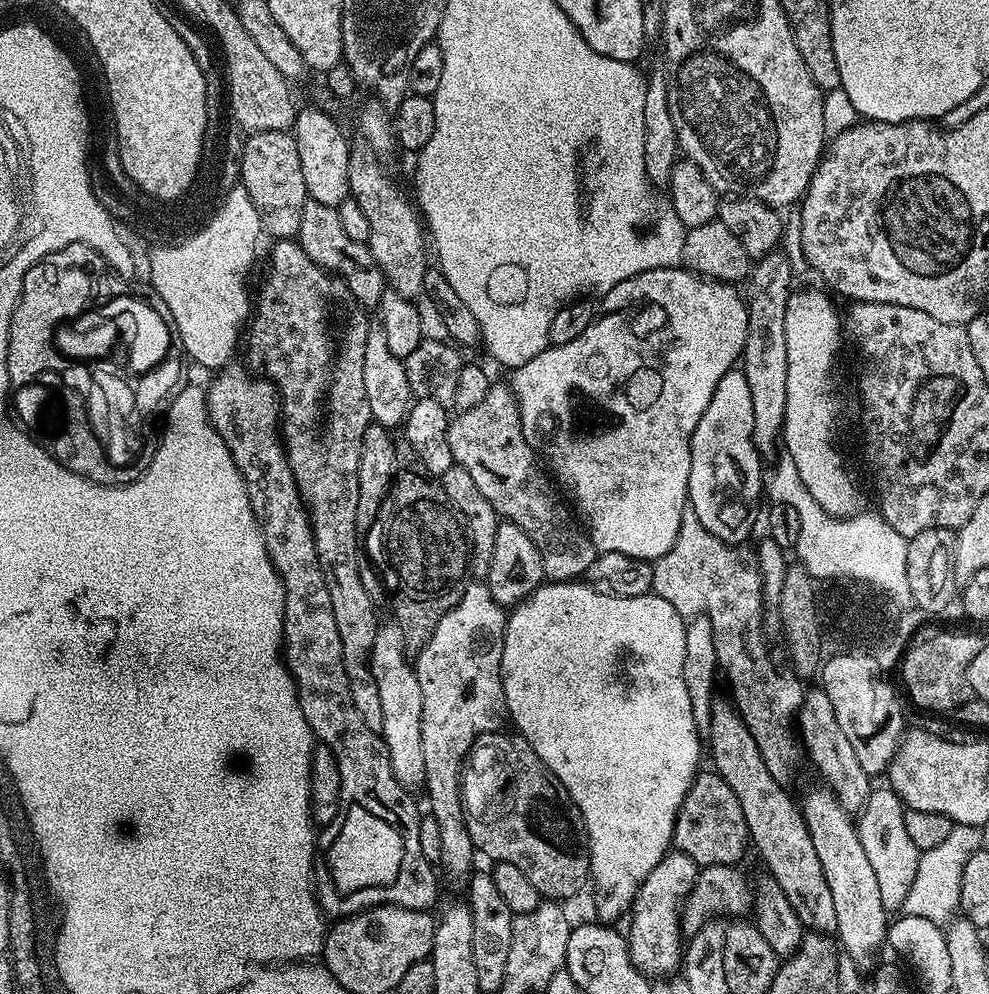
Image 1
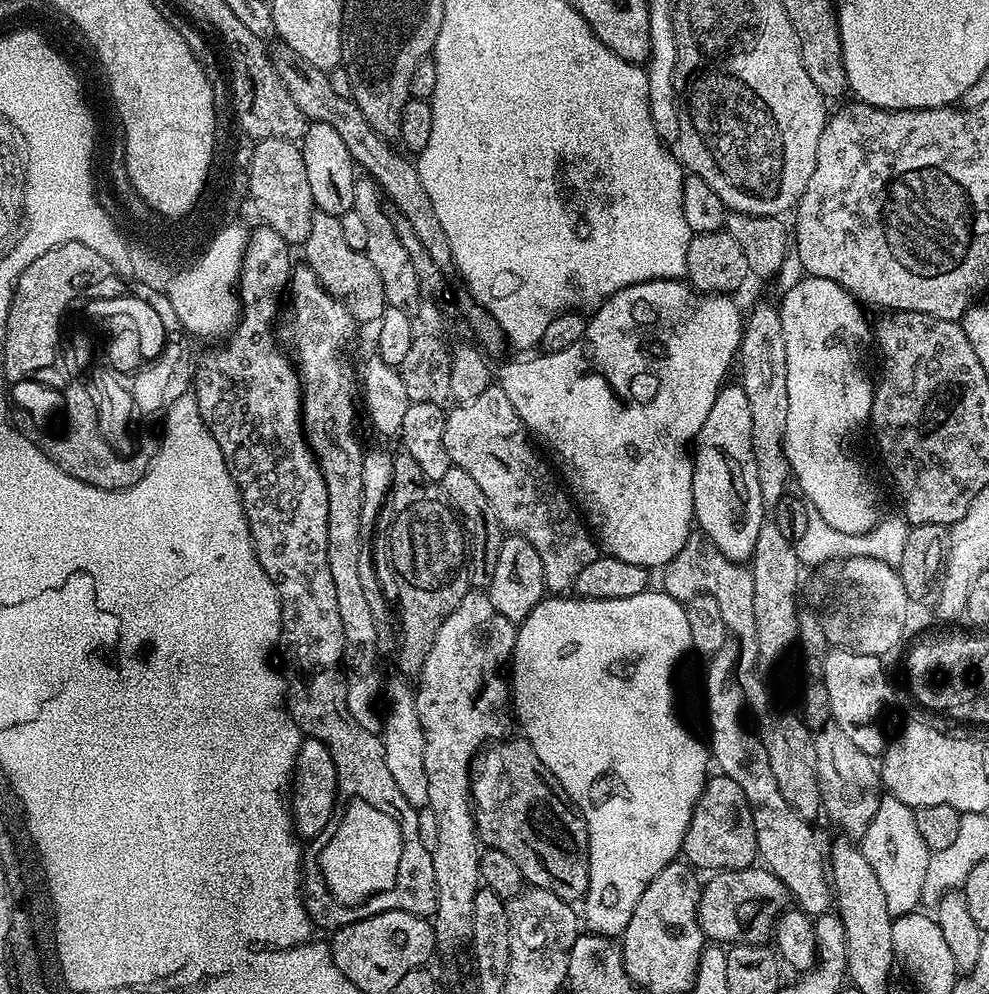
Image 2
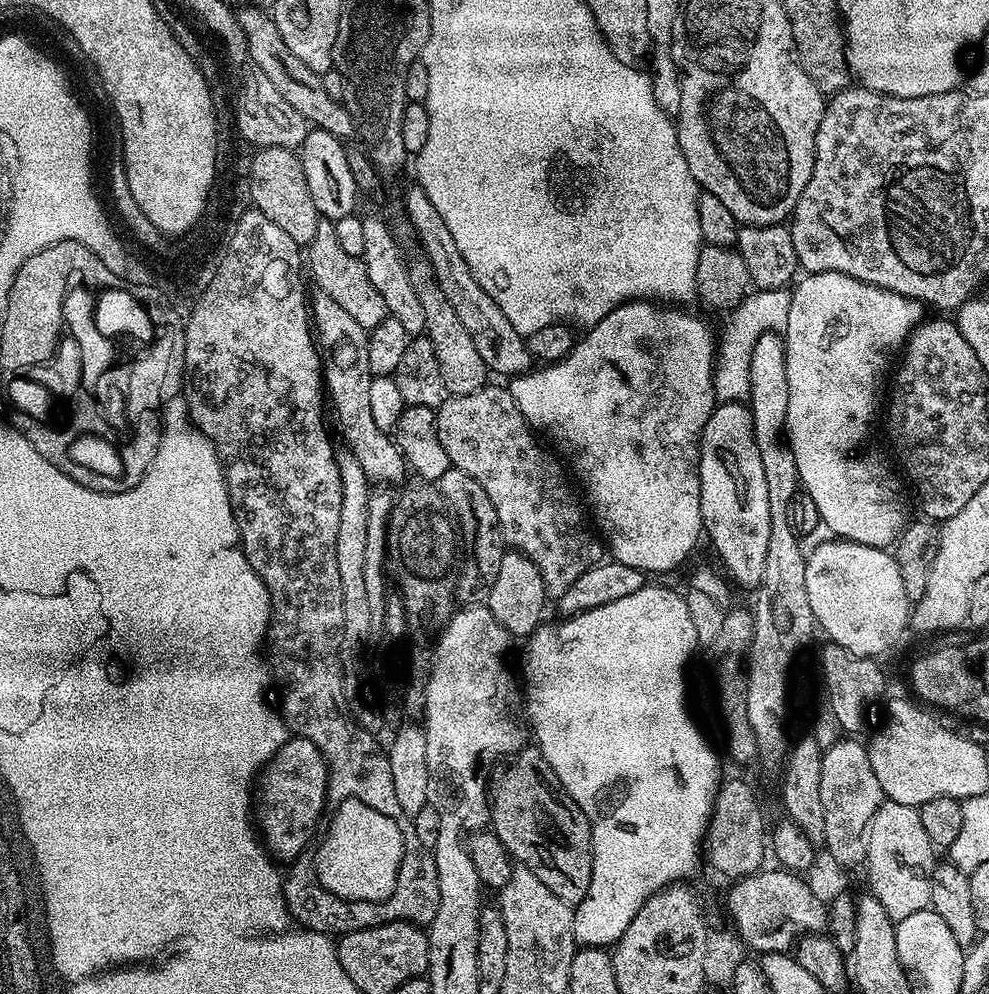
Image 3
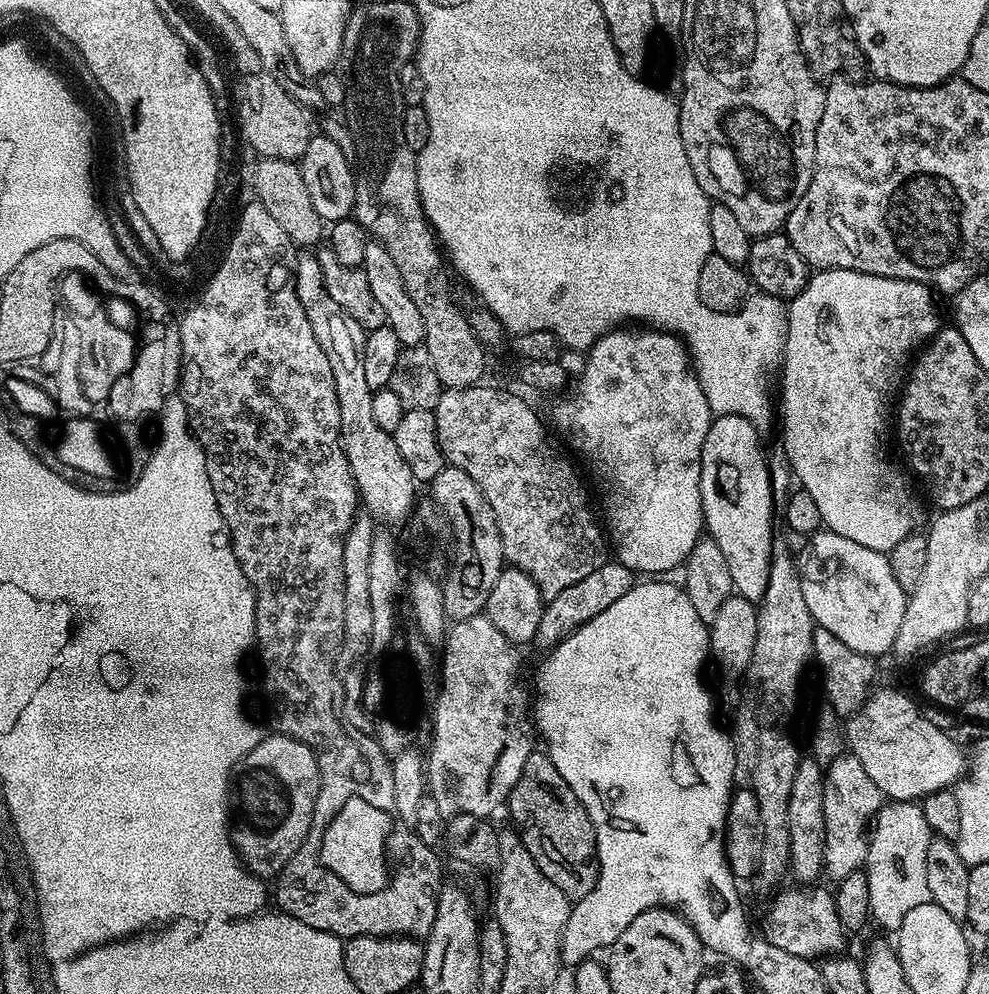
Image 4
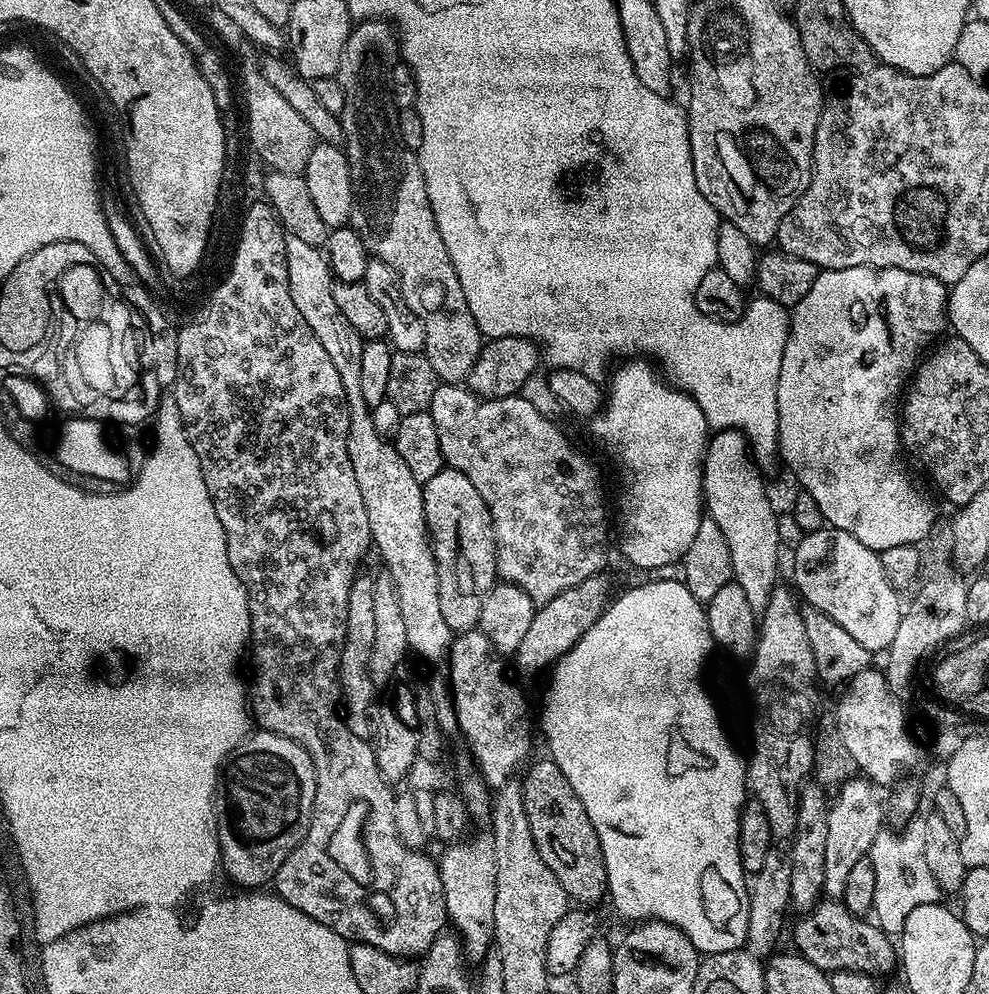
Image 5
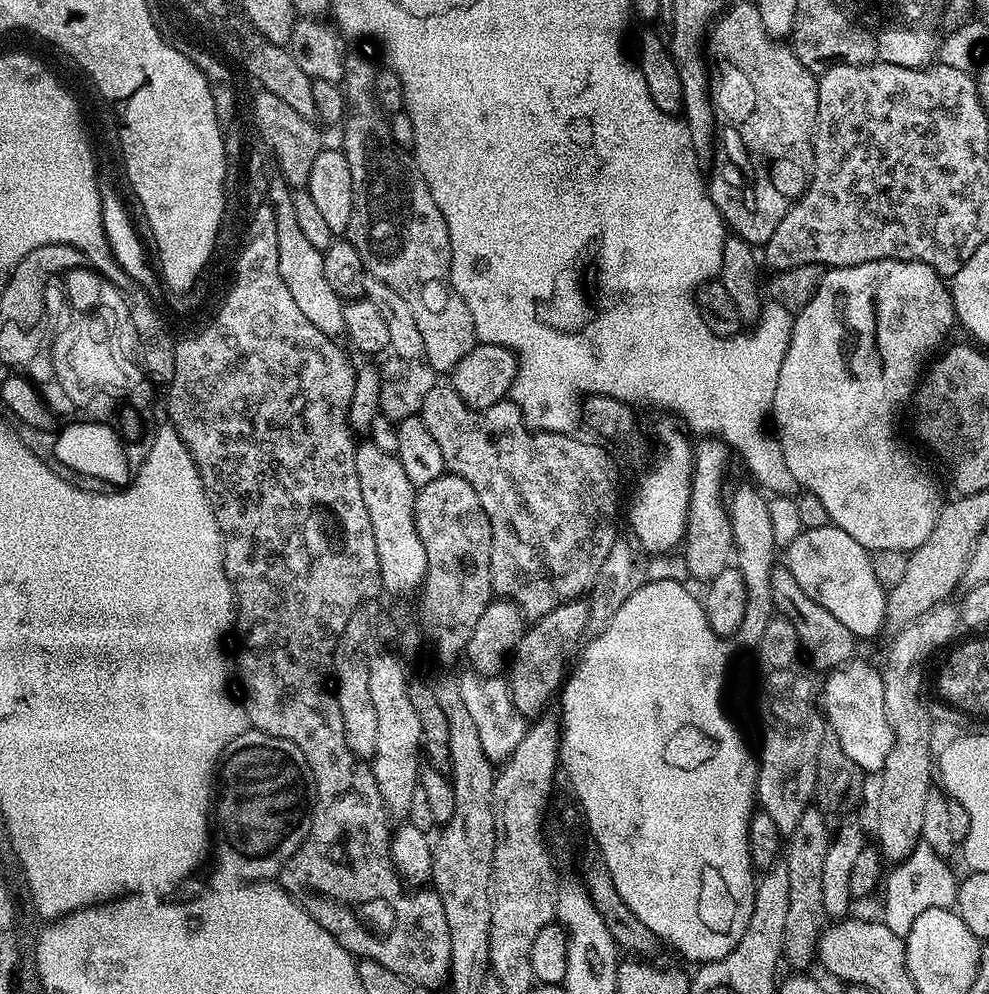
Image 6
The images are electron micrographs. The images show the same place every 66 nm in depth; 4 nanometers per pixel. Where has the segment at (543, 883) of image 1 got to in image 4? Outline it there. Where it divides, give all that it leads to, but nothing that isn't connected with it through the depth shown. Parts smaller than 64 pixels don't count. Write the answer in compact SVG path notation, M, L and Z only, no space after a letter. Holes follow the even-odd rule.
M533 750L530 758L526 758L526 766L522 770L522 778L514 786L512 793L508 795L506 809L512 815L512 820L517 829L522 830L526 850L530 850L530 858L538 862L538 870L562 890L562 894L568 896L569 901L581 900L590 890L594 890L596 879L600 873L600 864L596 860L596 835L594 826L574 790L566 786L566 778L558 774L558 766L554 766L552 759L548 757L547 751Z

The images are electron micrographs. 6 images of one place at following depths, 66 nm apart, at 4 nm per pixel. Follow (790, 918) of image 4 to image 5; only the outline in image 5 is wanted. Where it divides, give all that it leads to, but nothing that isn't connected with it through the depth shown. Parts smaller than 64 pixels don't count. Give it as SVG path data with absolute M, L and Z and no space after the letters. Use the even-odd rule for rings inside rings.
M824 898L812 909L799 917L796 929L792 932L792 940L796 943L795 951L804 956L811 964L818 966L818 970L826 973L840 972L842 969L865 972L867 976L881 978L887 972L897 971L898 948L893 937L880 929L871 919L861 918L850 914L843 902L836 898Z

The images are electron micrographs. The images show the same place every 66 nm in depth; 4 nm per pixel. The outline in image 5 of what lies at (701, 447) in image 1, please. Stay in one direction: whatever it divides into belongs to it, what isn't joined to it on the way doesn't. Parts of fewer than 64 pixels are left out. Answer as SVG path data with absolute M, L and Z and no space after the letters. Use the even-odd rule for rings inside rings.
M720 430L709 439L704 453L704 498L707 515L718 522L718 530L730 546L732 579L746 594L750 606L762 614L778 580L768 576L768 568L776 572L782 547L778 536L778 512L772 509L768 488L764 485L761 465L757 464L751 447L739 432Z

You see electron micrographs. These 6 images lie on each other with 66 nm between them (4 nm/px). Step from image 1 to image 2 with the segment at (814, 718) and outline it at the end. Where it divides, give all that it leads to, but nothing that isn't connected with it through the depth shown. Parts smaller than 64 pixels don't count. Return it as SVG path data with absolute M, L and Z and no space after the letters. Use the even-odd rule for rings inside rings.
M827 723L815 733L814 750L818 750L818 786L823 815L829 816L843 835L863 838L882 799L880 769L873 757L862 754L848 735L834 723Z

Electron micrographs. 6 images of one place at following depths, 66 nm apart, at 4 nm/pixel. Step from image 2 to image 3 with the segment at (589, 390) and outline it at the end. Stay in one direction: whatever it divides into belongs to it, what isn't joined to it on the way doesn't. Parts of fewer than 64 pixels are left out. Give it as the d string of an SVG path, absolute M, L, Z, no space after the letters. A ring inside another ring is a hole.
M626 300L617 308L612 308L610 314L606 314L606 318L598 321L593 328L587 329L586 334L581 335L584 337L581 340L579 337L573 343L572 350L565 354L563 360L545 363L523 376L511 377L510 380L512 397L518 410L522 410L529 428L537 433L545 432L552 439L551 447L561 457L568 456L569 462L576 464L578 471L584 472L584 488L588 491L588 500L592 503L593 514L596 515L595 527L601 537L608 536L606 548L611 559L626 566L634 566L645 574L679 569L679 564L691 554L692 547L702 540L704 519L700 509L700 435L718 403L716 392L712 388L718 340L714 335L714 328L712 332L711 326L702 317L684 311L688 310L680 306L669 306L664 302Z

